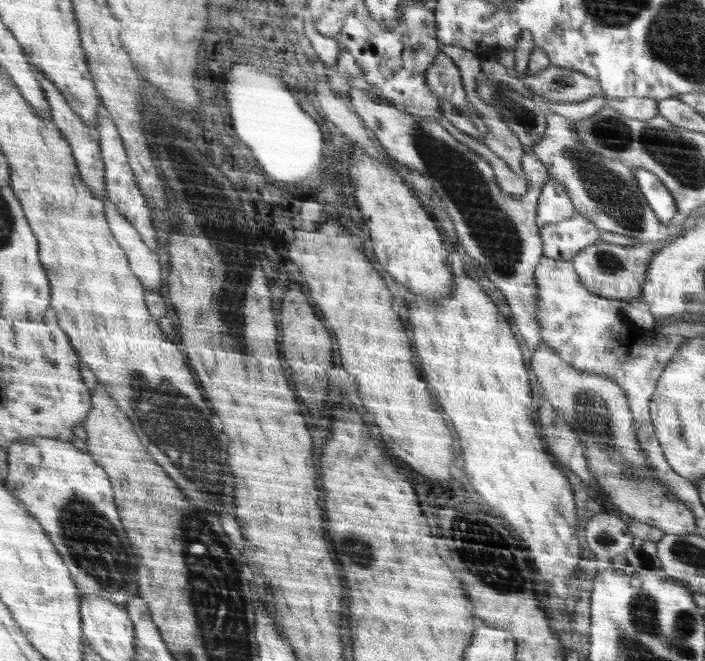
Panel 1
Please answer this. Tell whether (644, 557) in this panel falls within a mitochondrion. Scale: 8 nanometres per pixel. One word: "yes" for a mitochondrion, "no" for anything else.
yes

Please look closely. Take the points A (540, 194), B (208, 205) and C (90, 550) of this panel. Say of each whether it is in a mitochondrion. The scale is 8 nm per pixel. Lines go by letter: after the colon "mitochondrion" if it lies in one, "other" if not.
A: other
B: mitochondrion
C: mitochondrion

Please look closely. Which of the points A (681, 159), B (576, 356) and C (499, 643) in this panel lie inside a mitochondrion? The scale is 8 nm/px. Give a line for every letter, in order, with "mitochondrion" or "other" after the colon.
A: mitochondrion
B: other
C: other

